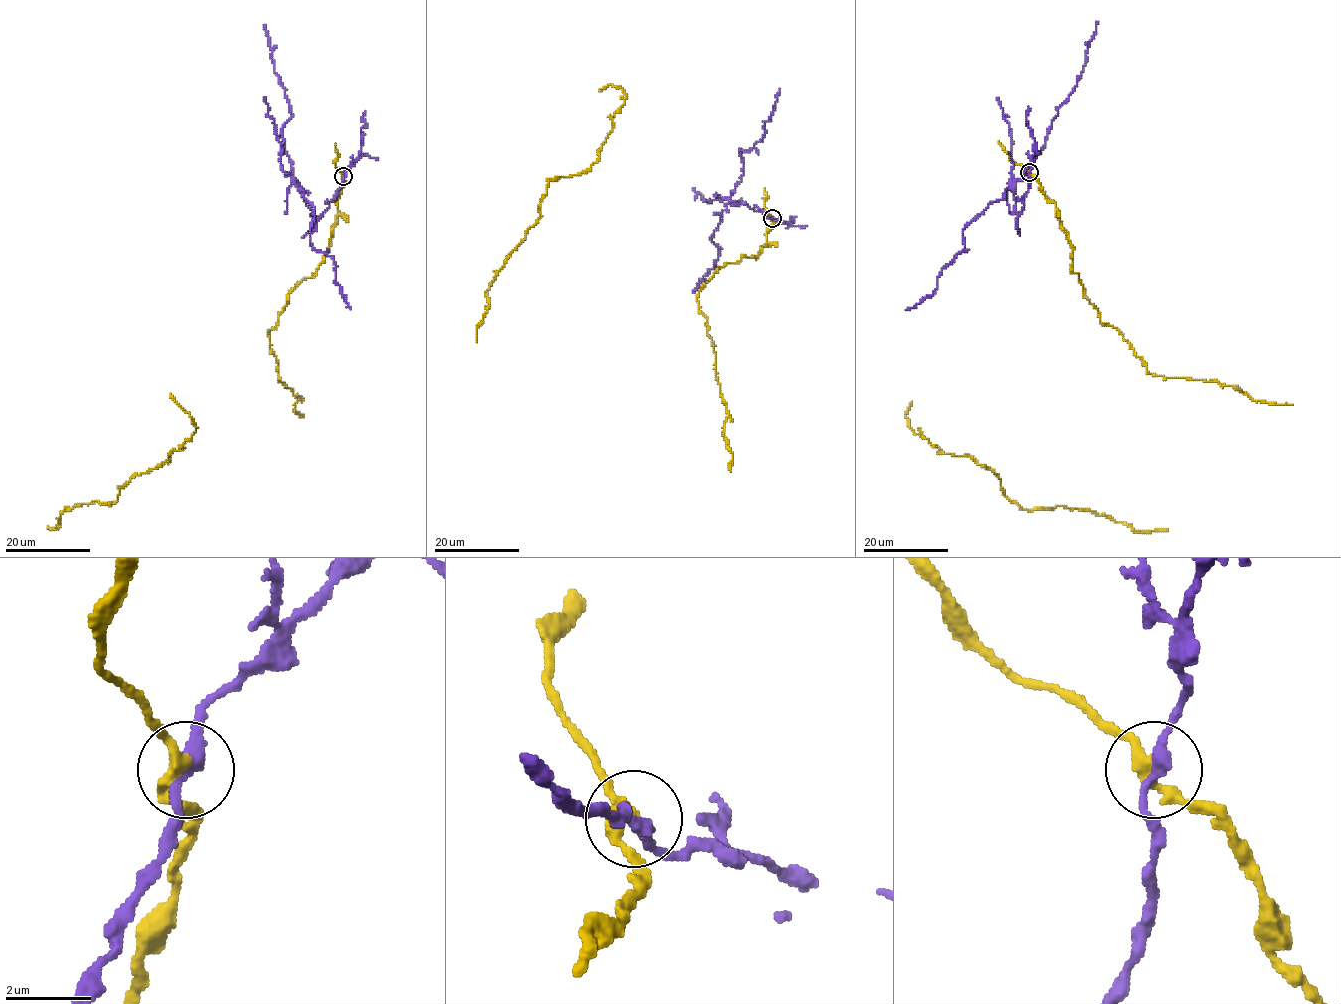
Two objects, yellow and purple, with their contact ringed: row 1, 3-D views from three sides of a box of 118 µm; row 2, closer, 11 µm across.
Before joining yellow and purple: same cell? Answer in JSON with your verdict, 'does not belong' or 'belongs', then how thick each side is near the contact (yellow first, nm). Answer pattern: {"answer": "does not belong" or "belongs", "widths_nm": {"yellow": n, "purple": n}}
{"answer": "does not belong", "widths_nm": {"yellow": 280, "purple": 260}}

